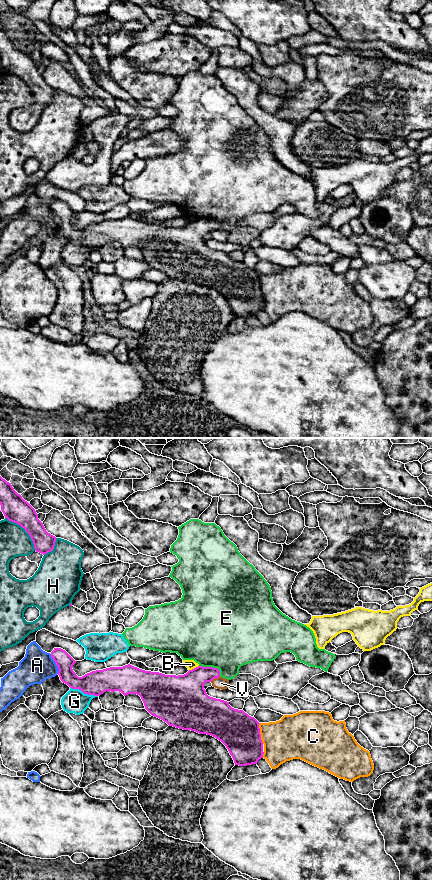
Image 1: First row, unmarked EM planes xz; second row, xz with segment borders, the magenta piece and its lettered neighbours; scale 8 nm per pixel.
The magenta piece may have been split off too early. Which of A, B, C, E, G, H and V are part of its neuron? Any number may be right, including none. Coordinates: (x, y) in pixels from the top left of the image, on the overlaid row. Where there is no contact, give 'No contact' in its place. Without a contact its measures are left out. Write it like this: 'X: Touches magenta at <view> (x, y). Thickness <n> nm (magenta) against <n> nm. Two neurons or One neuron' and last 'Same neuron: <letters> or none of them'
A: Touches magenta at xz (56, 664). Thickness 140 nm (magenta) against 260 nm. Two neurons
B: Touches magenta at xz (194, 668). Thickness 360 nm (magenta) against 80 nm. Two neurons
C: Touches magenta at xz (259, 733). Thickness 320 nm (magenta) against 340 nm. Two neurons
E: Touches magenta at xz (212, 667). Thickness 240 nm (magenta) against 500 nm. Two neurons
G: Touches magenta at xz (84, 693). Thickness 190 nm (magenta) against 190 nm. Two neurons
H: Touches magenta at xz (25, 530). Thickness 200 nm (magenta) against 240 nm. Two neurons
V: Touches magenta at xz (214, 678). Thickness 280 nm (magenta) against 100 nm. Two neurons
Same neuron: none of them

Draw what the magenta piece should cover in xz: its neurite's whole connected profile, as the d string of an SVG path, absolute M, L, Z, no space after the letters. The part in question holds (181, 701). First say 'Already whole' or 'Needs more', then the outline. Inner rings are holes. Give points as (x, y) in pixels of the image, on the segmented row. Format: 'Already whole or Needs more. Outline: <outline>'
Already whole. Outline: M54 648L51 657L58 666L60 680L72 689L79 689L84 694L94 696L100 696L106 691L119 691L124 696L137 694L141 697L145 709L169 726L211 735L221 741L228 749L235 765L257 764L258 760L263 758L260 723L243 710L232 708L229 702L207 695L204 684L220 677L217 668L198 666L184 675L176 676L145 671L128 664L92 671L78 677L72 669L76 661L65 650Z

